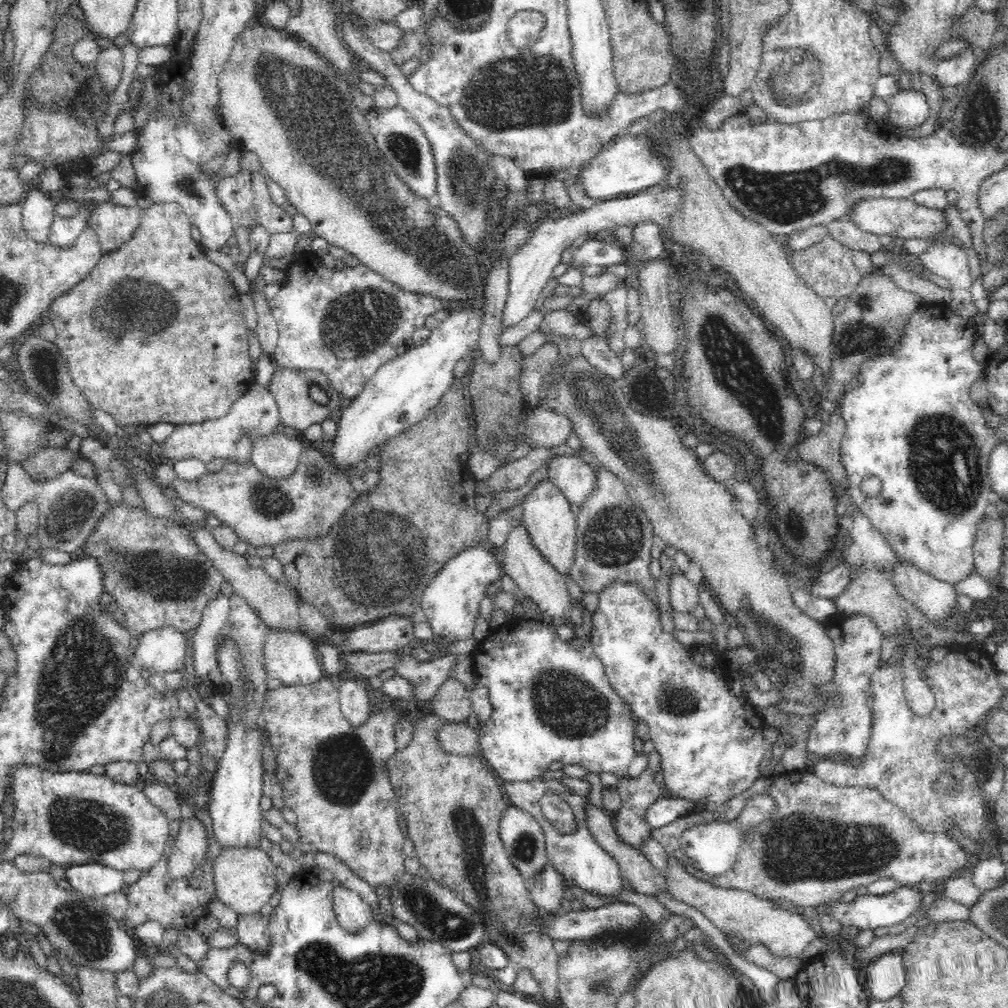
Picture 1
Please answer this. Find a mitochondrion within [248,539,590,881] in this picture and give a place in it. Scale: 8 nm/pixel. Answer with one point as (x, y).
(342, 769)

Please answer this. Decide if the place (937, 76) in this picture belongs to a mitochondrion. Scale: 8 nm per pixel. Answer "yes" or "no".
no

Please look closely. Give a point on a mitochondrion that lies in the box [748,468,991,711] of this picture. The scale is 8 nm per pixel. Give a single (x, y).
(795, 527)

